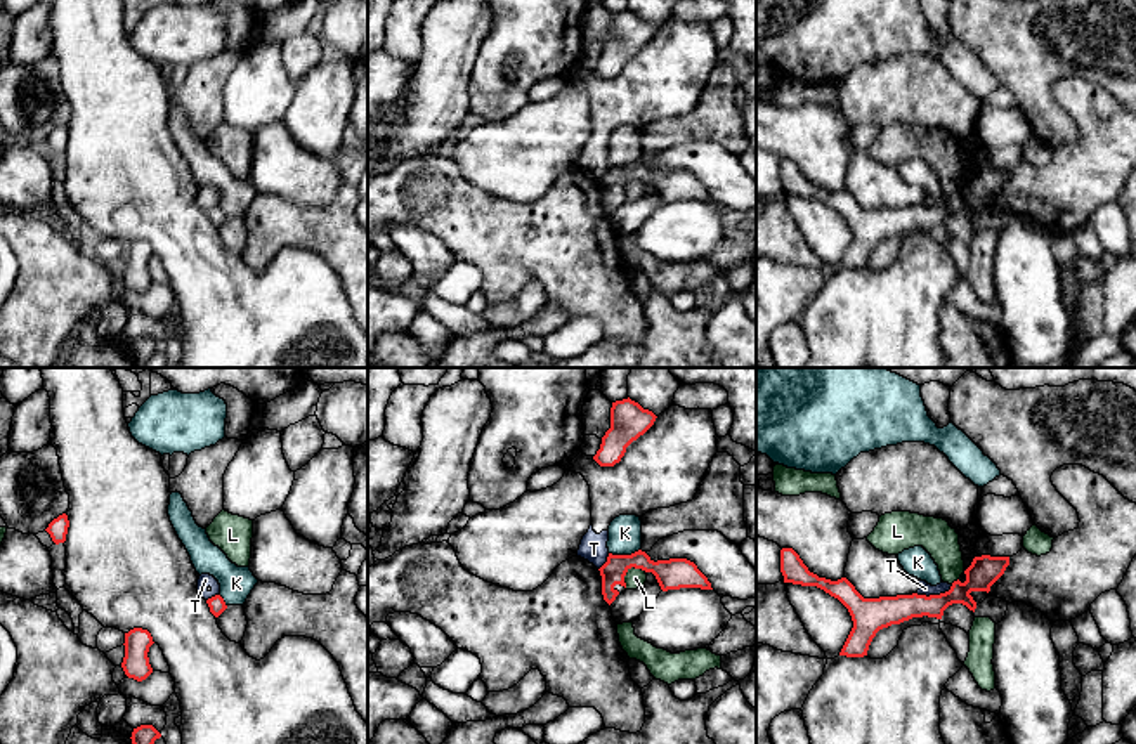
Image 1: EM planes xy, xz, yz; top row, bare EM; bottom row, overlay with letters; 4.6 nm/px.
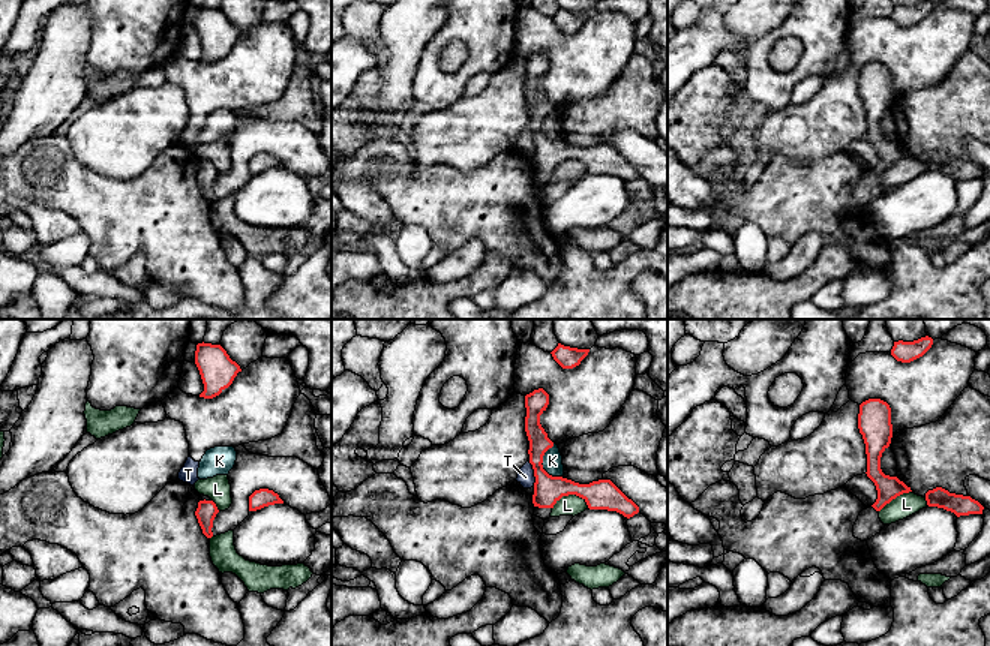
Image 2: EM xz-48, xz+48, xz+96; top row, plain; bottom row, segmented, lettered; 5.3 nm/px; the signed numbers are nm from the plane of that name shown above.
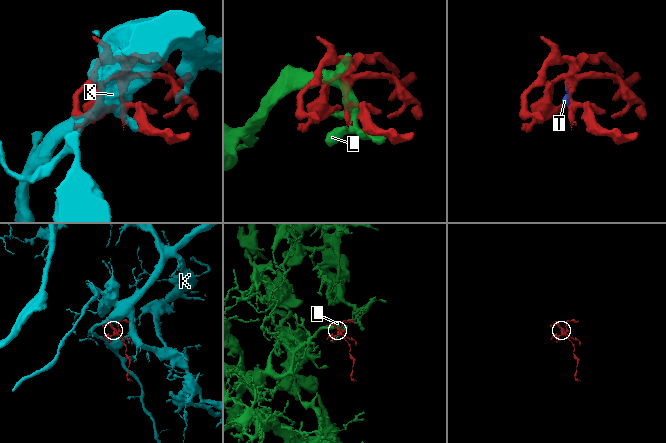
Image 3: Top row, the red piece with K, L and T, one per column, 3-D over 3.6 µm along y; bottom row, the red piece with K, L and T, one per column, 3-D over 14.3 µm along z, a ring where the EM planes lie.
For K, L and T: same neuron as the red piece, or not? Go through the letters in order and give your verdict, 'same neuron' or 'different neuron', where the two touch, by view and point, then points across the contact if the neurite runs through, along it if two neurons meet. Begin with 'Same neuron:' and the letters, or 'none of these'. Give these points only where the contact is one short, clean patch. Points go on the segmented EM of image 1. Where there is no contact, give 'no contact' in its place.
Same neuron: none of these
K: different neuron | xz (625, 555)
L: different neuron | xz (626, 571)
T: different neuron | yz (933, 595) | along yz (953, 585), (939, 593), (916, 593)

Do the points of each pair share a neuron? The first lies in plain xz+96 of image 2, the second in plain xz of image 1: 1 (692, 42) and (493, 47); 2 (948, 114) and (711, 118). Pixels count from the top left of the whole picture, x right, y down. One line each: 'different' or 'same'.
1: same
2: same

